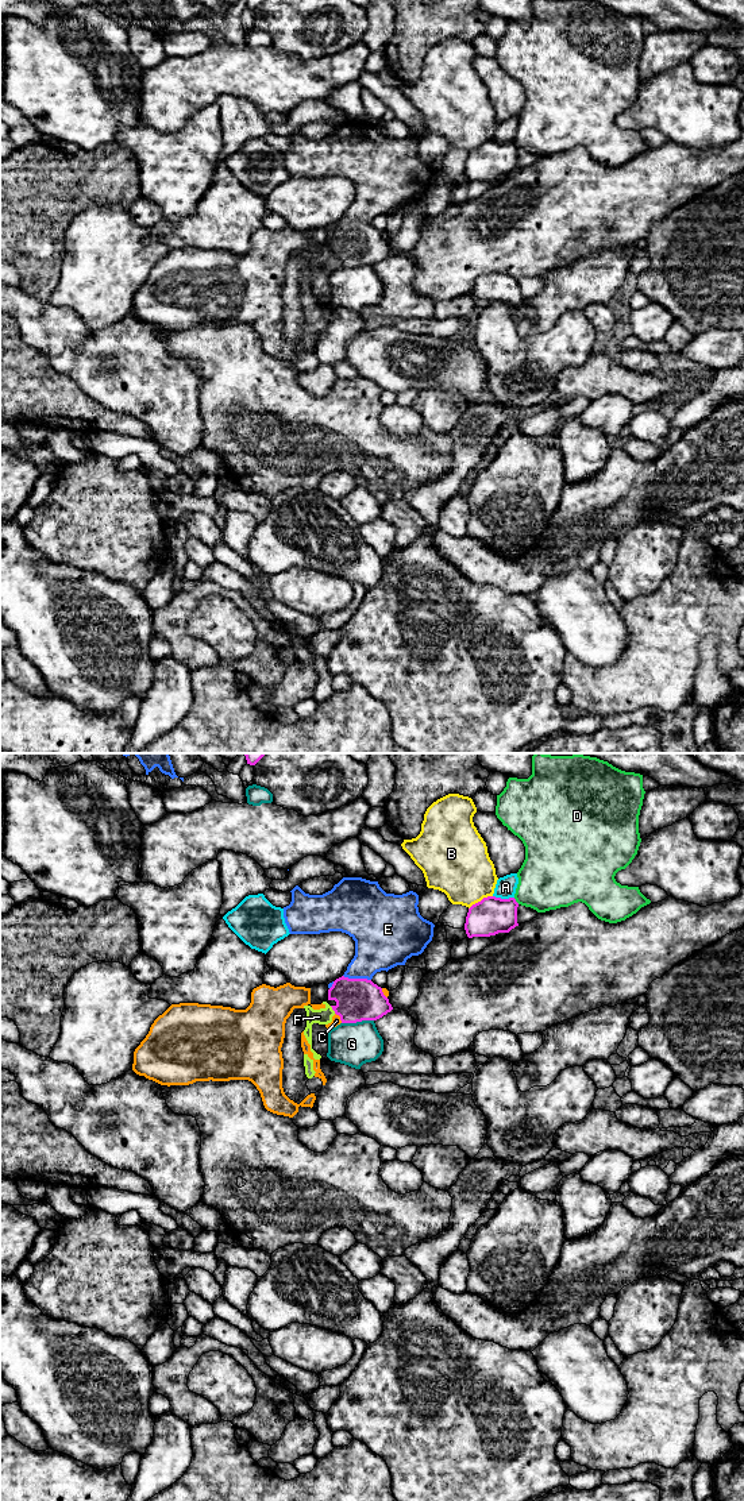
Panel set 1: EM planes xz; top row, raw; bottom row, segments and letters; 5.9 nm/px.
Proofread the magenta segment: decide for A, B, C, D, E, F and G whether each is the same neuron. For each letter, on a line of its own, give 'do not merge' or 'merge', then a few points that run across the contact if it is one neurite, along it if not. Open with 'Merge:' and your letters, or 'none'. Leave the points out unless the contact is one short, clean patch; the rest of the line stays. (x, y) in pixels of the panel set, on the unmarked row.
Merge: none
A: do not merge
B: do not merge
C: do not merge; line xz (335, 257), (342, 266)
D: do not merge
E: do not merge
F: do not merge; line xz (330, 250), (335, 257)
G: do not merge

